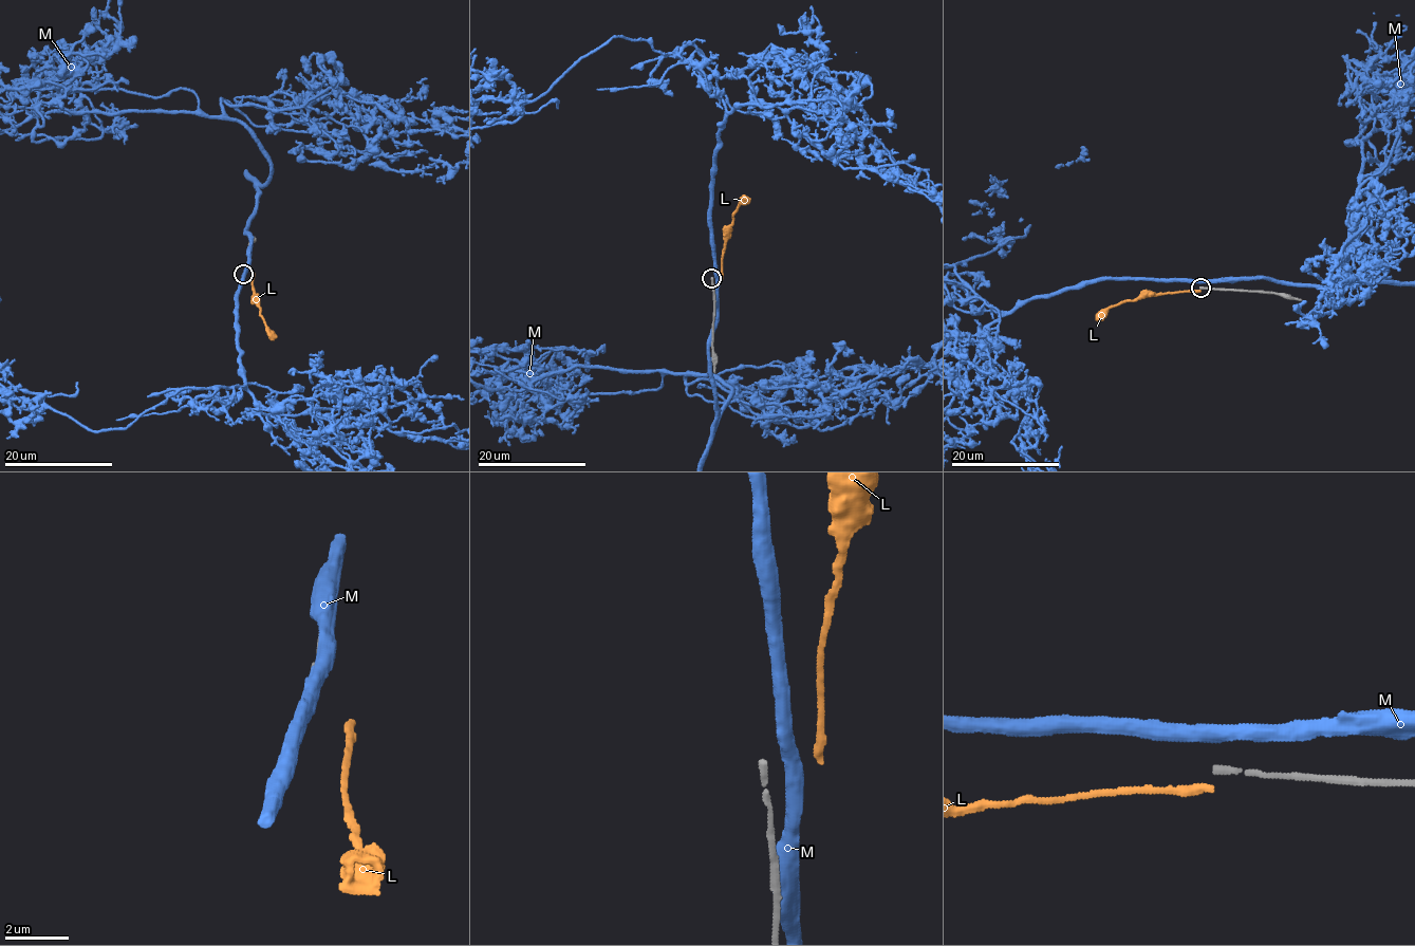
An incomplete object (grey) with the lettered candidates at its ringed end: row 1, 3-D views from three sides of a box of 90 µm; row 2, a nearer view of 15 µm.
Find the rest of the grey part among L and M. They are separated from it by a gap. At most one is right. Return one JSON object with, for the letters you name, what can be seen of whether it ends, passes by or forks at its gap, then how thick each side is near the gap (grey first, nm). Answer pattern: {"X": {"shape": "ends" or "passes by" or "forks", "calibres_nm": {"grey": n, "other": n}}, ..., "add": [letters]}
{"add": []}

